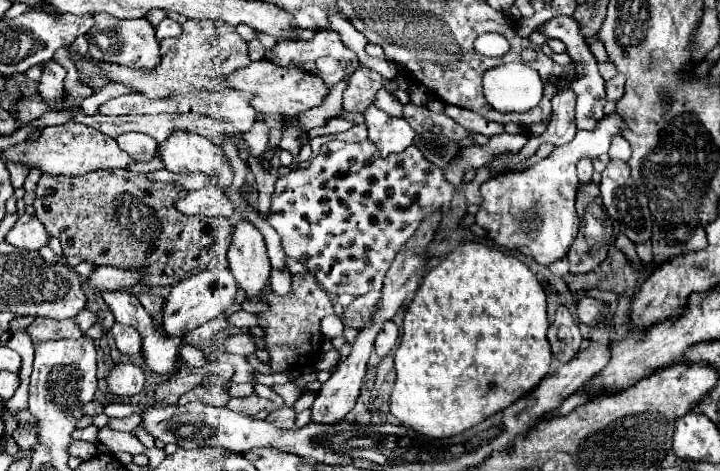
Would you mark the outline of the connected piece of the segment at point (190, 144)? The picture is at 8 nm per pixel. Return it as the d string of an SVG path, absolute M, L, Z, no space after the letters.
M172 133L162 145L160 155L168 171L172 173L194 173L200 171L214 179L222 189L232 185L234 173L224 151L210 139L194 133Z

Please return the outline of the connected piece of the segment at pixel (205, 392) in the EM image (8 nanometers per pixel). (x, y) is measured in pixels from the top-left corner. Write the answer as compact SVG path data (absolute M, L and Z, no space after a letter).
M200 385L200 387L194 387L192 391L184 393L184 395L180 397L178 405L186 405L186 403L190 403L190 401L202 401L202 403L206 403L206 405L218 405L218 407L220 407L220 405L226 405L228 399L230 399L230 395L228 395L228 391L226 391L224 387L212 385L212 387L206 387L206 389L204 389L204 385Z

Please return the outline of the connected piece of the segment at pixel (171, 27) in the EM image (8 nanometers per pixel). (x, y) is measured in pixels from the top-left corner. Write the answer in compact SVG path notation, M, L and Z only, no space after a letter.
M168 17L164 21L160 21L154 29L156 29L156 37L158 39L166 39L166 37L174 37L174 35L182 33L182 25L172 21L172 19L168 19Z

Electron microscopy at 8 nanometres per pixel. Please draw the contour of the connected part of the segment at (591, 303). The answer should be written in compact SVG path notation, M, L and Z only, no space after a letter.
M586 295L576 301L578 319L580 319L580 323L584 323L584 325L590 325L590 327L592 327L592 325L596 323L596 317L598 317L600 309L602 309L602 301L590 299L590 297L586 297Z

